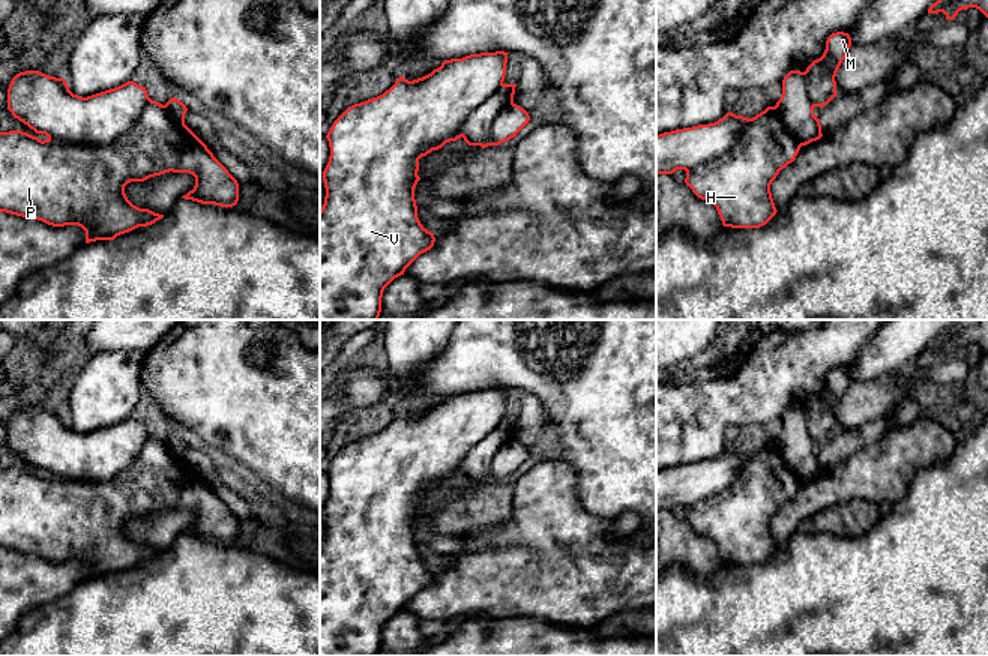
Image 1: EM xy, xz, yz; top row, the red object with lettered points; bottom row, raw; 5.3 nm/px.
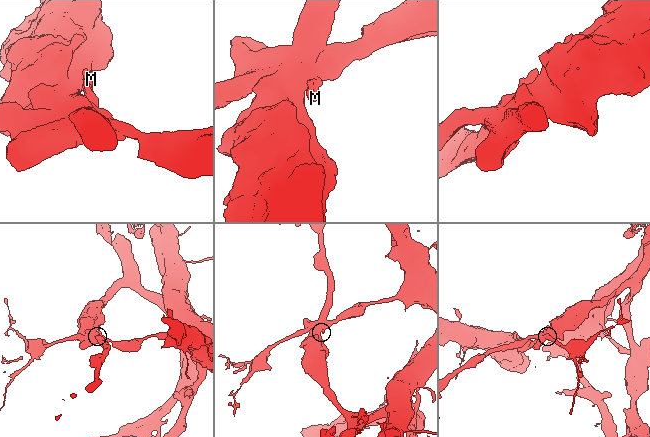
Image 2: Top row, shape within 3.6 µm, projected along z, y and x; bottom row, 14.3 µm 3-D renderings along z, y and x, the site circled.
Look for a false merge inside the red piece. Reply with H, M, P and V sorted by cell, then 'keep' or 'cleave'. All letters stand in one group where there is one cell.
H M P / V; cleave

